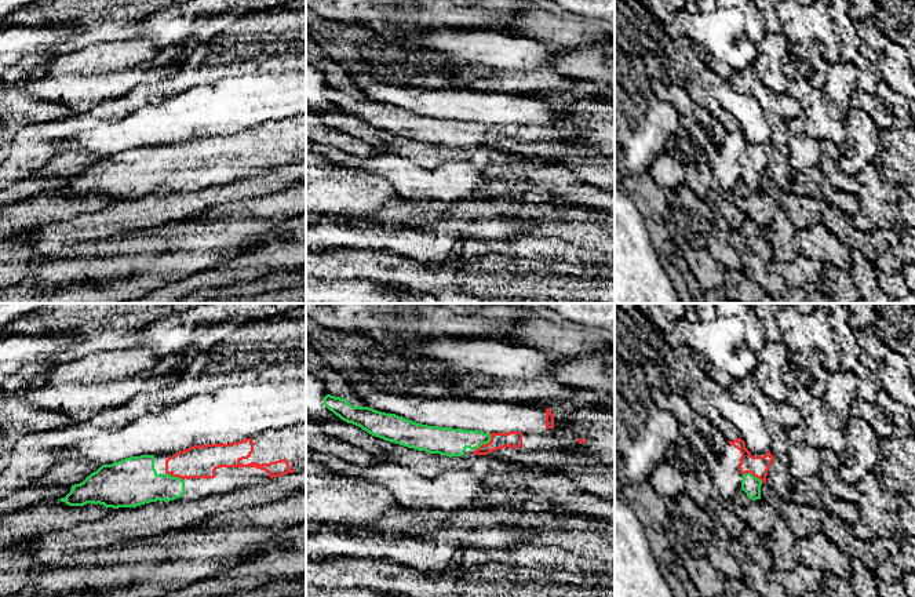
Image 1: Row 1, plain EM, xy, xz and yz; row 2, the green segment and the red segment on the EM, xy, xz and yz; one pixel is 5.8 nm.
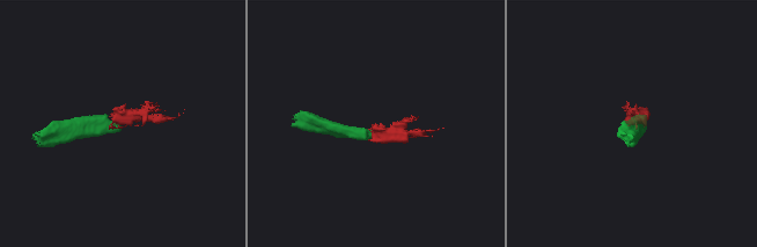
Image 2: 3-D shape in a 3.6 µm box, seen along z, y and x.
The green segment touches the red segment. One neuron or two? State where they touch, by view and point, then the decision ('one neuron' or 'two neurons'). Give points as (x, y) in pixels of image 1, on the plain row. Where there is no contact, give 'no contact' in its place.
xz (485, 134) | one neuron

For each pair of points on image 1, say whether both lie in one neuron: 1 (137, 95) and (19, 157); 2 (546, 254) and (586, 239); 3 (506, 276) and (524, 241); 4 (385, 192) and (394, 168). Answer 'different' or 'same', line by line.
1: same
2: different
3: different
4: different

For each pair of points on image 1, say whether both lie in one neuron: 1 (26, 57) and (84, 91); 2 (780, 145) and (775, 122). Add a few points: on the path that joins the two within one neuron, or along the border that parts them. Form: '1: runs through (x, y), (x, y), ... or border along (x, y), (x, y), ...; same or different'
1: border along (58, 54), (54, 58); different
2: runs through (779, 139), (777, 127); same

